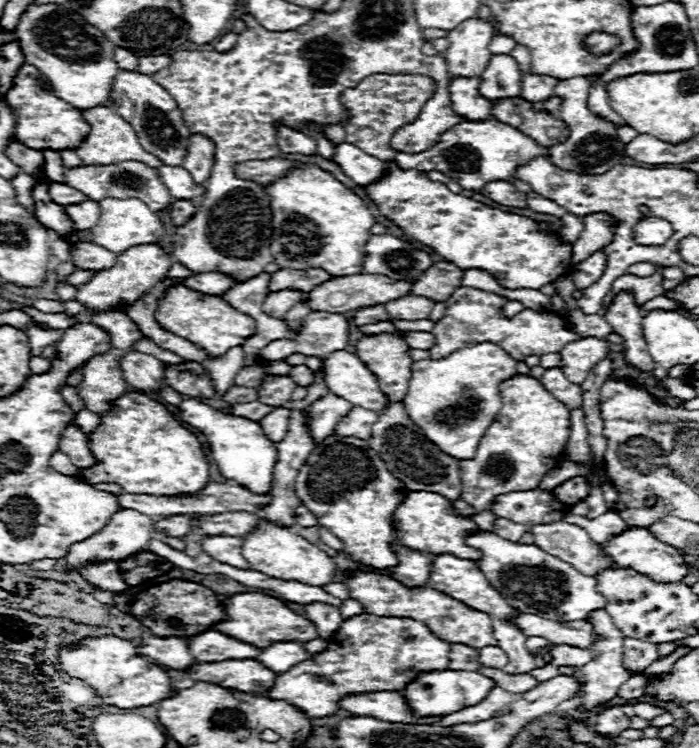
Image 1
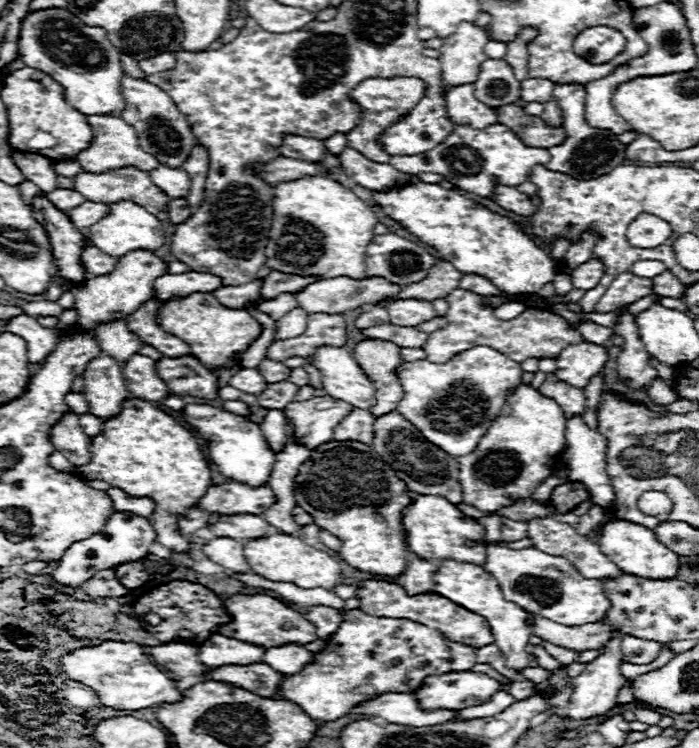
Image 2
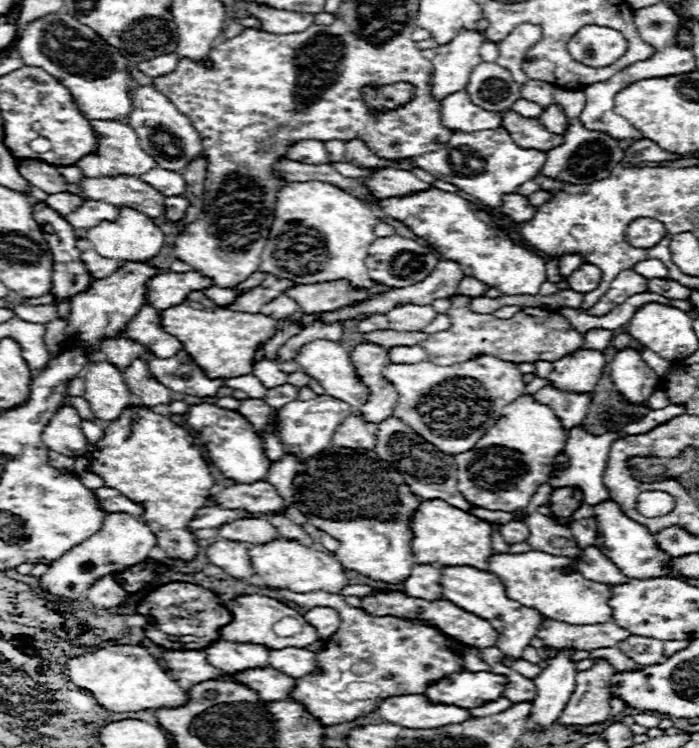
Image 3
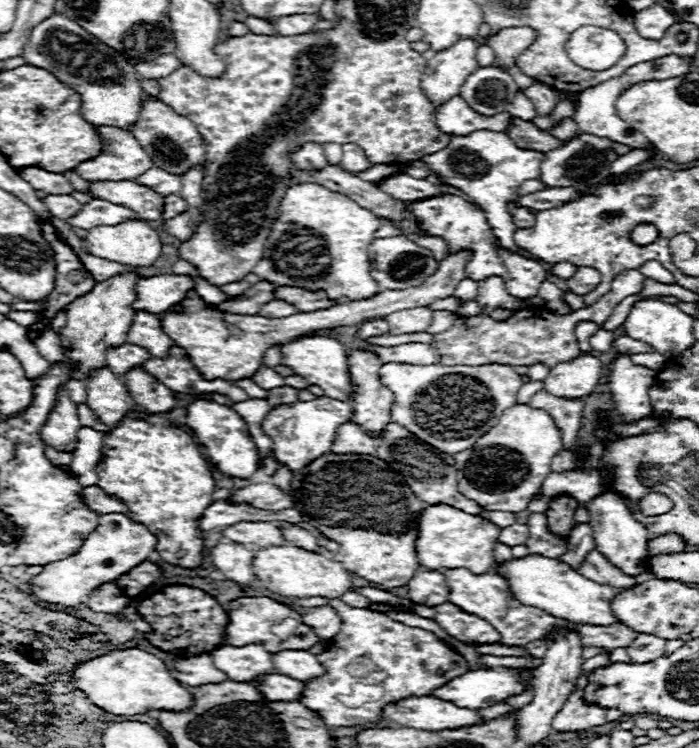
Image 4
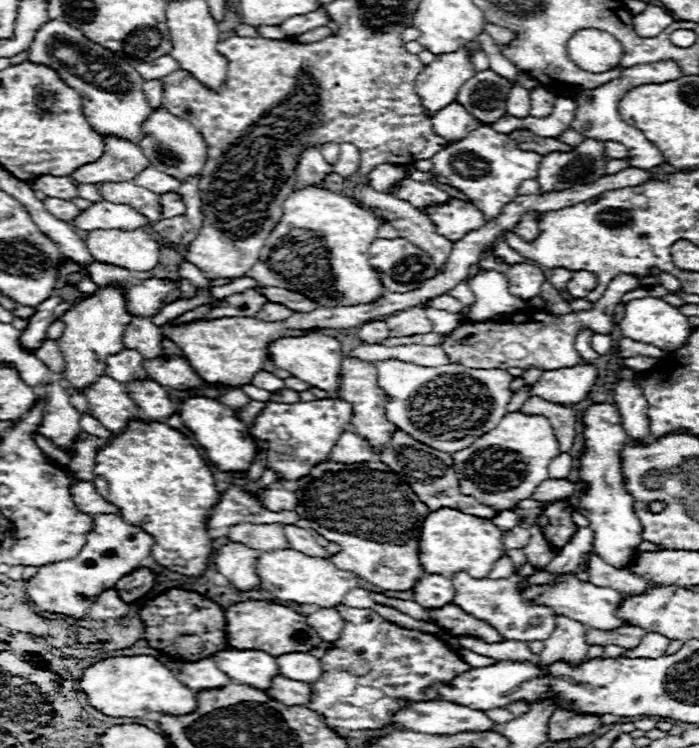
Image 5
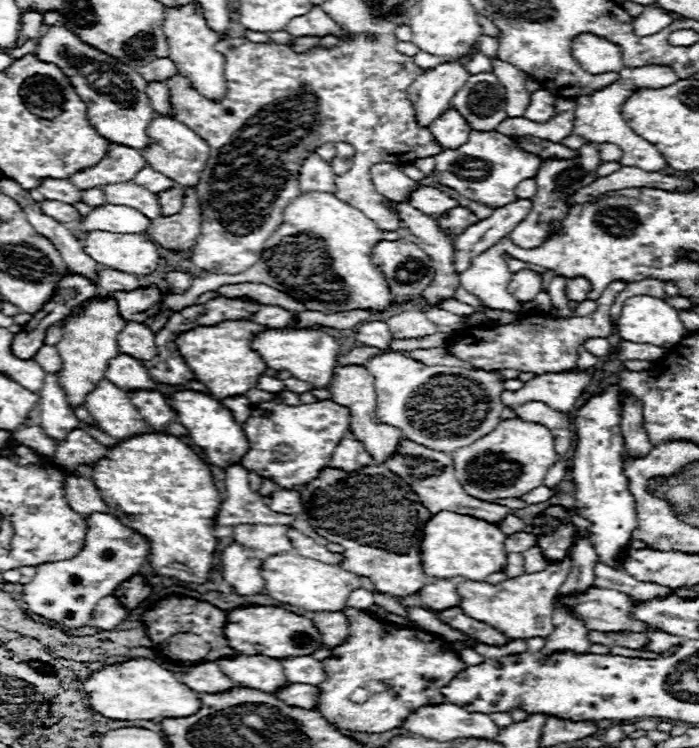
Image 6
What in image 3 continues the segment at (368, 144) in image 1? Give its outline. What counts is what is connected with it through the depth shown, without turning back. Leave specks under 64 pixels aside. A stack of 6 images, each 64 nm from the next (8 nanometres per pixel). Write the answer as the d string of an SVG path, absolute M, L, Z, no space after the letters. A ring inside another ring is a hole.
M396 82L388 86L364 86L362 88L364 102L374 110L394 110L398 106L408 104L414 98L414 86L408 82ZM354 138L350 142L346 142L346 162L352 162L356 166L366 166L366 168L374 168L374 166L388 166L386 158L376 156L364 140Z

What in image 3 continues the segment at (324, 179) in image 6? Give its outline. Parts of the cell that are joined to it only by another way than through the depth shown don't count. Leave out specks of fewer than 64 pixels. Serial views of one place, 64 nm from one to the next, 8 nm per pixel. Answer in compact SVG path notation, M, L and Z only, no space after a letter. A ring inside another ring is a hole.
M298 140L298 142L294 142L286 150L286 158L302 160L306 164L326 164L328 162L324 142L318 142L318 140Z

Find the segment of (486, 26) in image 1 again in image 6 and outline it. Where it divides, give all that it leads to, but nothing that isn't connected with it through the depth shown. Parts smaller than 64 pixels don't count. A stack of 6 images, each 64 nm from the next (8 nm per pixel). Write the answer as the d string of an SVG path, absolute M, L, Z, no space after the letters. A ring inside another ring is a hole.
M458 58L424 70L410 86L410 100L414 100L418 110L418 122L430 126L450 108L450 100L468 78L470 72Z

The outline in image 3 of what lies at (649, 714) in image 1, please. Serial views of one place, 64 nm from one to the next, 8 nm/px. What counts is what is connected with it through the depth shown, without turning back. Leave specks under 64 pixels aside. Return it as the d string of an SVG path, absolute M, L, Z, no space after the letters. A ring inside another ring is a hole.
M640 712L640 714L636 714L633 716L626 716L622 722L631 726L632 724L640 724L640 726L646 726L646 728L656 728L660 724L661 718L658 714L654 714L654 712Z

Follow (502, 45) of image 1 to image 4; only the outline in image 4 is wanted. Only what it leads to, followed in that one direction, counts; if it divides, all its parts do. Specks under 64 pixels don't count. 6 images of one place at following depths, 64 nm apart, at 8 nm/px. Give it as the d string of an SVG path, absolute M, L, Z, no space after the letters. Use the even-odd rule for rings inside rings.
M480 44L476 56L478 56L478 66L490 66L496 60L496 54L488 44Z

